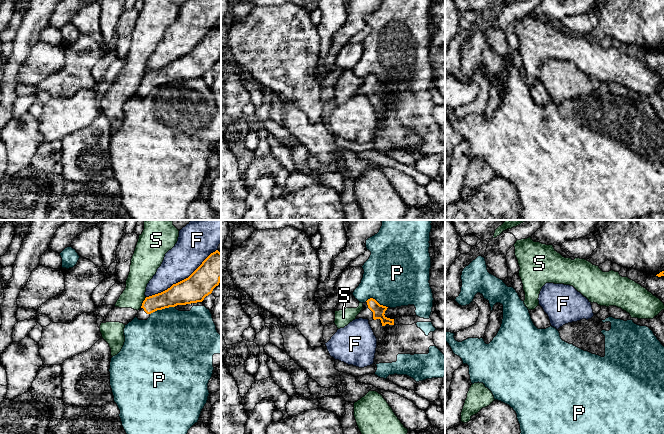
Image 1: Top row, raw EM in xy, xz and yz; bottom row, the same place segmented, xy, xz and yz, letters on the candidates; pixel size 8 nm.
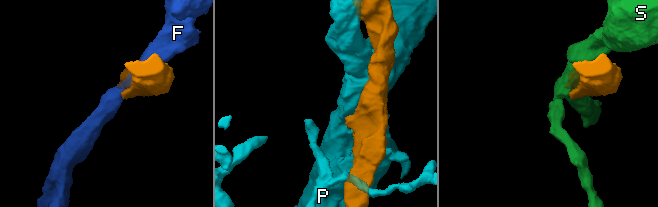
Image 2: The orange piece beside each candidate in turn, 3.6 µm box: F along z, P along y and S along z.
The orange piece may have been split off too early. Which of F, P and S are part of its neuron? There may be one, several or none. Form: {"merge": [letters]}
{"merge": []}

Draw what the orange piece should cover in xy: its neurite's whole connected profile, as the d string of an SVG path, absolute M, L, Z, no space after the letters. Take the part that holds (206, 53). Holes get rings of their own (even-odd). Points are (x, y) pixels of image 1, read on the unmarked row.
M216 26L188 54L161 69L146 73L136 93L147 96L157 86L202 78L219 61L220 55L221 29Z

